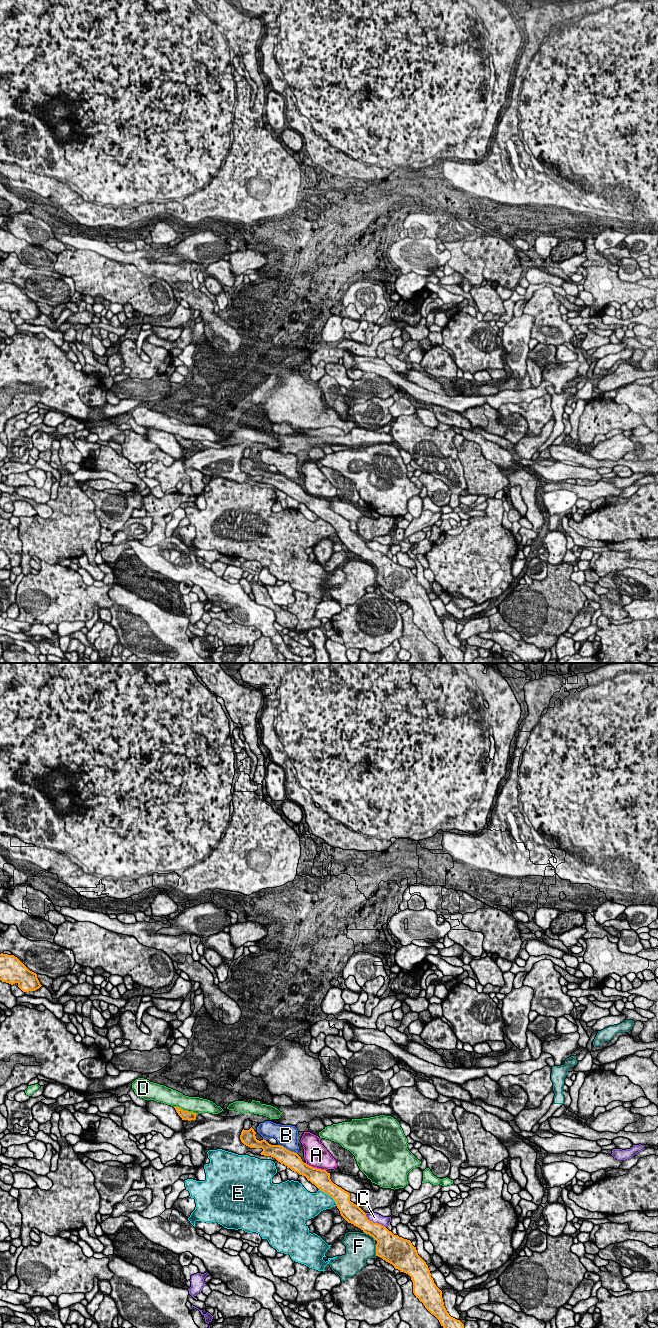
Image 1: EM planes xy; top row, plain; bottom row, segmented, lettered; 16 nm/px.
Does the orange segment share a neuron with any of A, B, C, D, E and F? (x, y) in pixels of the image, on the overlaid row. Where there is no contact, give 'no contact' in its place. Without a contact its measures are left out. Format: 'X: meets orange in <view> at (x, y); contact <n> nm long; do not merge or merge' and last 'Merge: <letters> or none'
A: meets orange in xy at (315, 1168); contact 360 nm long; do not merge
B: meets orange in xy at (288, 1150); contact 320 nm long; do not merge
C: meets orange in xy at (374, 1223); contact 400 nm long; do not merge
D: meets orange in xy at (185, 1111); contact 400 nm long; do not merge
E: meets orange in xy at (329, 1194); contact 400 nm long; do not merge
F: meets orange in xy at (370, 1235); contact 220 nm long; do not merge
Merge: none

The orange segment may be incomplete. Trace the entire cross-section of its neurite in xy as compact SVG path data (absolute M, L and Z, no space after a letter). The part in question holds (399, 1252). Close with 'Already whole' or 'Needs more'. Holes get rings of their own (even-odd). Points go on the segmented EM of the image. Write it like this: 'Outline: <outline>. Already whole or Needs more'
Outline: M252 1127L249 1130L243 1129L240 1140L250 1148L262 1148L261 1155L275 1158L287 1168L305 1176L319 1190L330 1195L336 1202L341 1216L348 1223L360 1228L377 1241L376 1256L411 1277L414 1295L439 1320L443 1328L464 1328L464 1324L460 1320L451 1317L447 1312L442 1291L434 1283L428 1265L418 1255L416 1247L410 1240L394 1235L381 1224L368 1220L366 1213L350 1201L350 1193L334 1184L330 1179L330 1173L326 1170L307 1165L297 1153L291 1152L283 1146L271 1145L264 1139L257 1140L255 1134Z. Already whole

